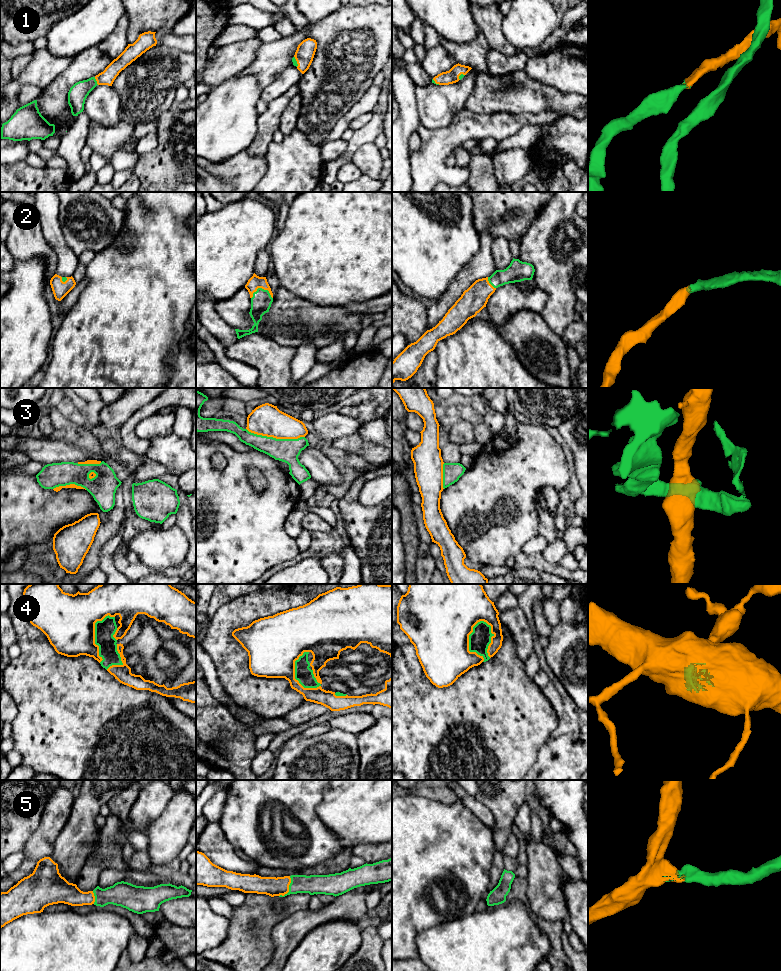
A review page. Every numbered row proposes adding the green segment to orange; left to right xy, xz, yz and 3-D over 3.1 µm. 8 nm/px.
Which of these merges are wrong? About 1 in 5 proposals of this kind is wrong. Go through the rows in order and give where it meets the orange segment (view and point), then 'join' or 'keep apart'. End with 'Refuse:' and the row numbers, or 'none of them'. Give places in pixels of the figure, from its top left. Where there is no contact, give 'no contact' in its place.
1: meets orange in xy at (96, 80); join
2: meets orange in xz at (262, 288); join
3: meets orange in xz at (275, 437); keep apart
4: meets orange in yz at (468, 644); join
5: meets orange in xz at (288, 888); join
Refuse: 3

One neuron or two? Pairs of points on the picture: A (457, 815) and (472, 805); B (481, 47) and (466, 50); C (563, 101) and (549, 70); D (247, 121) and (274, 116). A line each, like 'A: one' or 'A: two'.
A: two
B: one
C: two
D: two

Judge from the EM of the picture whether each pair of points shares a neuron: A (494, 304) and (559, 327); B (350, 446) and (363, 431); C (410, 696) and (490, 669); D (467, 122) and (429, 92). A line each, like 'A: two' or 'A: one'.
A: two
B: two
C: one
D: two

